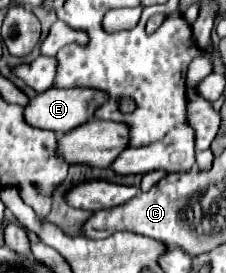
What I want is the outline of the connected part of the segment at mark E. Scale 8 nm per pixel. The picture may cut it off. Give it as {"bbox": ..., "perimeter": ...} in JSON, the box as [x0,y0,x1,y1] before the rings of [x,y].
{"bbox":[24,89,108,133],"perimeter":[[[46,89],[44,93],[38,93],[36,97],[32,97],[28,101],[28,105],[24,107],[24,121],[28,121],[32,127],[38,129],[48,129],[54,133],[66,133],[78,125],[82,125],[84,121],[92,119],[94,111],[108,101],[108,95],[96,89]]]}

